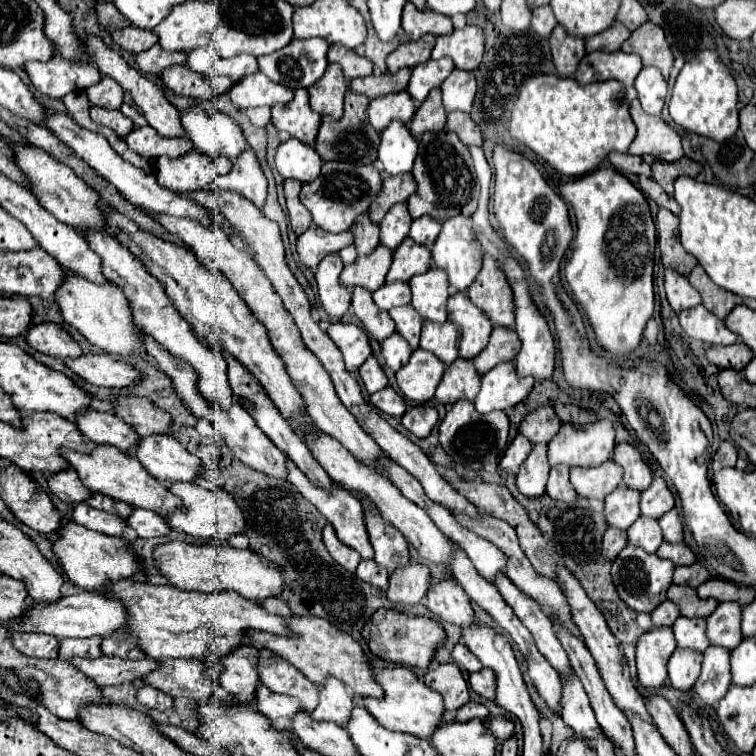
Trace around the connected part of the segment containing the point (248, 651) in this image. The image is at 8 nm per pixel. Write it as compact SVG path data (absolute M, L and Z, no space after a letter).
M241 645L239 651L233 651L233 655L221 659L223 669L221 675L217 675L219 685L241 703L255 701L255 691L261 683L257 673L257 661L259 651L251 645Z

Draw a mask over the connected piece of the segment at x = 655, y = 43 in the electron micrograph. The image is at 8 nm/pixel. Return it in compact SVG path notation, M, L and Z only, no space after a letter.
M645 23L643 27L635 29L631 37L623 43L621 51L637 53L643 59L643 65L655 65L661 69L665 79L669 79L669 71L673 67L673 53L665 39L665 33L655 23Z

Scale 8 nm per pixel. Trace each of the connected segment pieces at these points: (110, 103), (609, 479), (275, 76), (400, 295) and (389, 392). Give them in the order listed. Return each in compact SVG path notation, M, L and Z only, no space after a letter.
M103 77L93 87L87 87L87 97L89 97L89 101L93 105L119 109L121 103L123 103L123 89L121 89L121 85L115 79Z
M607 459L599 467L571 467L571 483L577 495L587 499L605 499L621 485L623 471L613 459Z
M321 37L293 39L287 47L257 57L259 71L275 83L291 87L311 87L327 69L329 43Z
M397 281L397 283L385 283L383 287L379 287L373 293L373 301L377 303L379 309L393 309L393 307L401 307L401 305L409 305L411 303L411 289L407 283Z
M385 387L385 389L377 391L377 393L373 393L371 395L371 405L375 409L379 409L381 413L387 413L387 415L397 417L397 419L401 419L401 415L407 409L405 399L397 391L393 391L391 387Z

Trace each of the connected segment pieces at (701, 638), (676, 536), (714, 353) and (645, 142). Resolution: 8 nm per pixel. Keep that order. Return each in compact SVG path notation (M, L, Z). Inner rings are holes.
M681 615L673 623L673 633L677 639L677 647L691 647L697 651L705 651L711 645L705 633L705 619L689 619Z
M677 509L667 511L659 519L659 525L663 529L663 539L667 543L679 543L679 541L683 541L683 523L681 523L681 517L679 517ZM663 523L665 523L665 529L663 529Z
M741 341L733 345L711 345L707 349L707 359L715 363L719 369L743 371L747 363L753 359L753 351Z
M637 99L631 103L631 117L637 125L637 137L631 143L629 153L651 155L663 161L677 161L683 157L681 135L661 117L645 113Z

